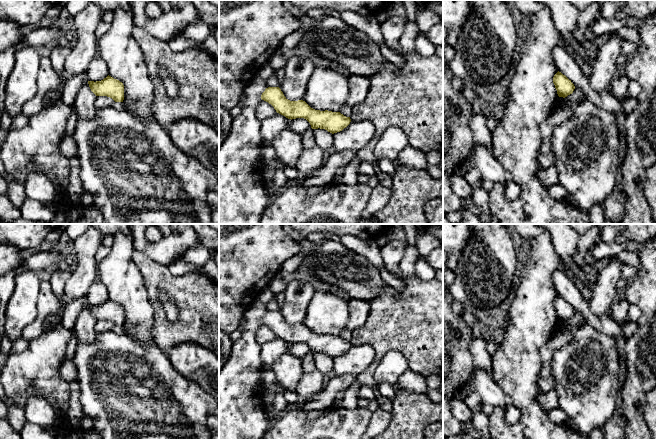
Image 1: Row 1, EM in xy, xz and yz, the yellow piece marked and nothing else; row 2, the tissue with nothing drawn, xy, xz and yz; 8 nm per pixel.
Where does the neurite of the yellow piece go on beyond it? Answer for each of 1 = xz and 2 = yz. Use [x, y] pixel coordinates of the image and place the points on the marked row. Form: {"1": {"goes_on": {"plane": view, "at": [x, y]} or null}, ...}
{"1": {"goes_on": null}, "2": {"goes_on": null}}

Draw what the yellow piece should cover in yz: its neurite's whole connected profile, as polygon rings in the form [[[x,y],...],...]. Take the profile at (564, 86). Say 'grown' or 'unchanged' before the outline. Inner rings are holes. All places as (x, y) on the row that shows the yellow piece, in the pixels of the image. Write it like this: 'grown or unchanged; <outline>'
unchanged; [[[559,71],[554,75],[553,83],[559,97],[567,97],[568,95],[572,94],[575,89],[575,86],[571,80],[569,80]]]

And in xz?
unchanged; [[[279,87],[266,88],[261,99],[271,104],[277,113],[288,119],[306,119],[312,129],[325,129],[334,134],[342,131],[351,122],[350,117],[346,117],[340,112],[315,110],[303,100],[290,101]]]

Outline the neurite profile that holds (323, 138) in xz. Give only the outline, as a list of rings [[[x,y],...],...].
[[[314,129],[316,146],[323,150],[325,157],[333,153],[332,140],[333,134],[325,129]]]

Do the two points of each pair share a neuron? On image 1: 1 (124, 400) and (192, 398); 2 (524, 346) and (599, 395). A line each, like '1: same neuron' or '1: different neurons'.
1: same neuron
2: different neurons

